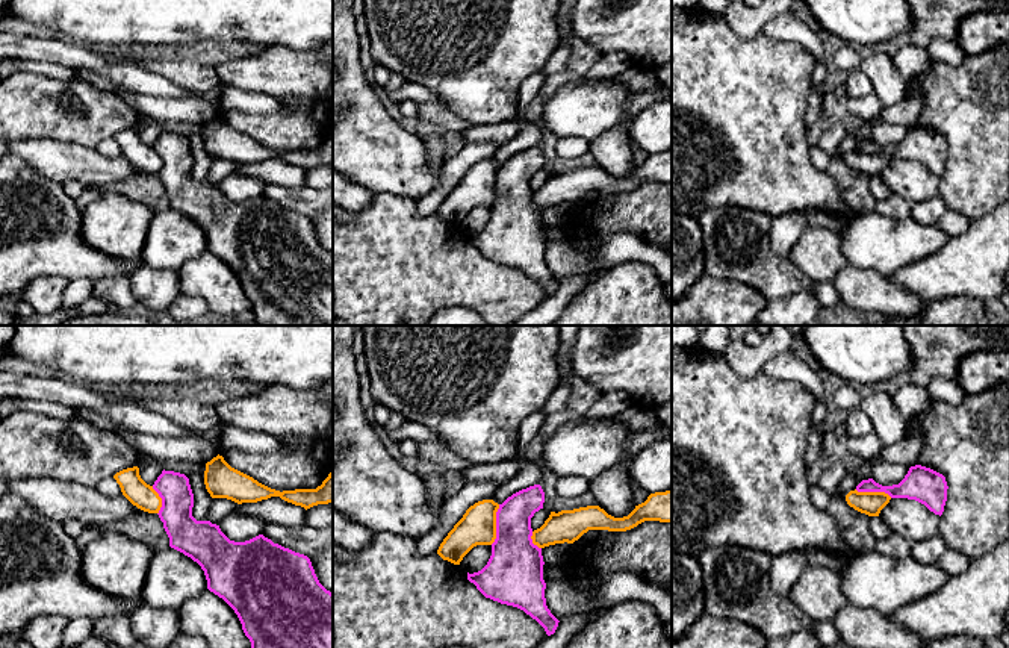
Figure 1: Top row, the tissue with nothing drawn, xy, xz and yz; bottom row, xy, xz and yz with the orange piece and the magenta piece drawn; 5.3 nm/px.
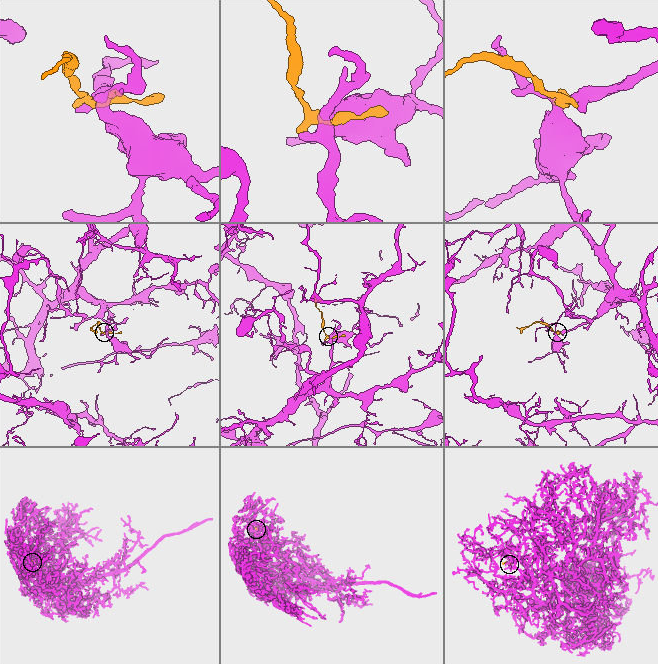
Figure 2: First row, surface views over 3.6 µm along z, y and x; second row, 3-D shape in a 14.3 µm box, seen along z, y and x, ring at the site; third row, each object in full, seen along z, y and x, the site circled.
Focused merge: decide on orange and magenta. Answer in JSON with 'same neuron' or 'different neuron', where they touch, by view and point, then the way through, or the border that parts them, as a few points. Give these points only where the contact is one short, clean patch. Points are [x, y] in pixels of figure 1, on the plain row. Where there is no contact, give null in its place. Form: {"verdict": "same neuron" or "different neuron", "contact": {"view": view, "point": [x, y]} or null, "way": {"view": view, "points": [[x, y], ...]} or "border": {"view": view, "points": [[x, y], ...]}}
{"verdict": "different neuron", "contact": {"view": "xz", "point": [495, 185]}}

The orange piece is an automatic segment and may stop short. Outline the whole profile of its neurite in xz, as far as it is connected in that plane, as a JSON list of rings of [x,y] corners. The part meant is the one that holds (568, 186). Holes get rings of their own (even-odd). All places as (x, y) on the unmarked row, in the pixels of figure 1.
[[[672,150],[650,154],[623,179],[614,179],[599,167],[551,173],[545,185],[532,192],[531,200],[539,209],[573,204],[588,191],[626,192],[644,182],[672,183]]]

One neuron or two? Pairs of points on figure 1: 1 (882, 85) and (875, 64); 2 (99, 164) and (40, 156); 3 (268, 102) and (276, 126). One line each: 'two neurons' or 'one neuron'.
1: one neuron
2: one neuron
3: two neurons

